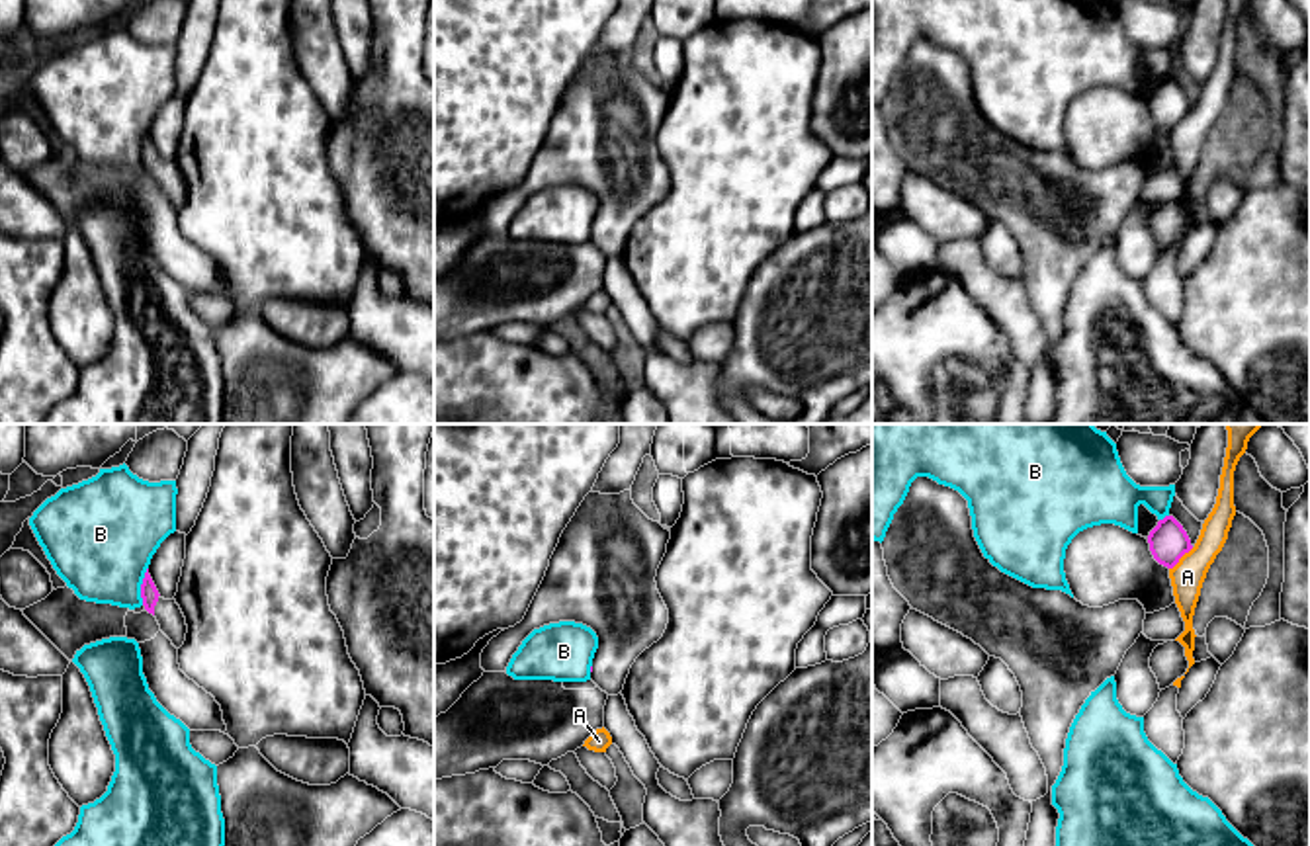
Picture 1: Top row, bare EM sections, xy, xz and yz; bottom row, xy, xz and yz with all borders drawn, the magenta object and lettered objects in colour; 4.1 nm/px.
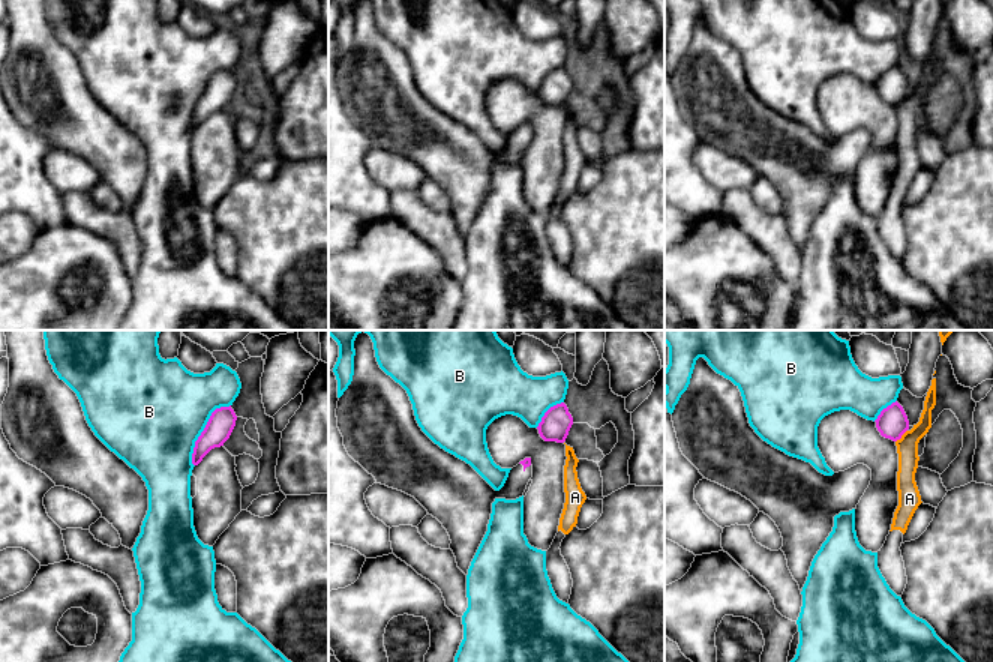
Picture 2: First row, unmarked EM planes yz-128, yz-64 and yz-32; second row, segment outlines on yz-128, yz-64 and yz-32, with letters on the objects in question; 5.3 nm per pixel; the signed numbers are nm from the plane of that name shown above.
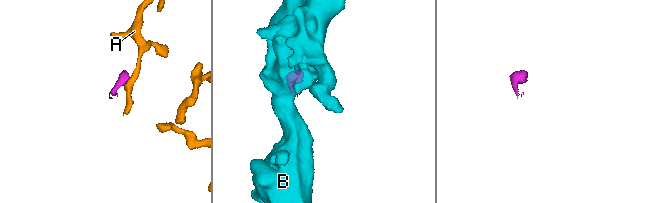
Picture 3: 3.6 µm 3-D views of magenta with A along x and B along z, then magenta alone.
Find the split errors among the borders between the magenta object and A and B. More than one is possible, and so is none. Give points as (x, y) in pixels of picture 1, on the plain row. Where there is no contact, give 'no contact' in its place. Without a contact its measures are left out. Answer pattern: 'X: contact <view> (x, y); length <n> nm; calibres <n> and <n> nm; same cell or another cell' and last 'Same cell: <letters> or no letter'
A: contact yz (1181, 118); length 140 nm; calibres 160 and 140 nm; another cell
B: contact xy (141, 149); length 160 nm; calibres 70 and 440 nm; another cell
Same cell: no letter

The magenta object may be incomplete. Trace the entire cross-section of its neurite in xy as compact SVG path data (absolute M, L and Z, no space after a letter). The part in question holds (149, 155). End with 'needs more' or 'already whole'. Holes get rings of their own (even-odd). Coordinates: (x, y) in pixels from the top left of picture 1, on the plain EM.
M149 131L141 147L141 160L145 172L156 180L160 193L172 203L176 211L180 211L188 195L186 180L176 162L164 162L158 156Z | needs more

